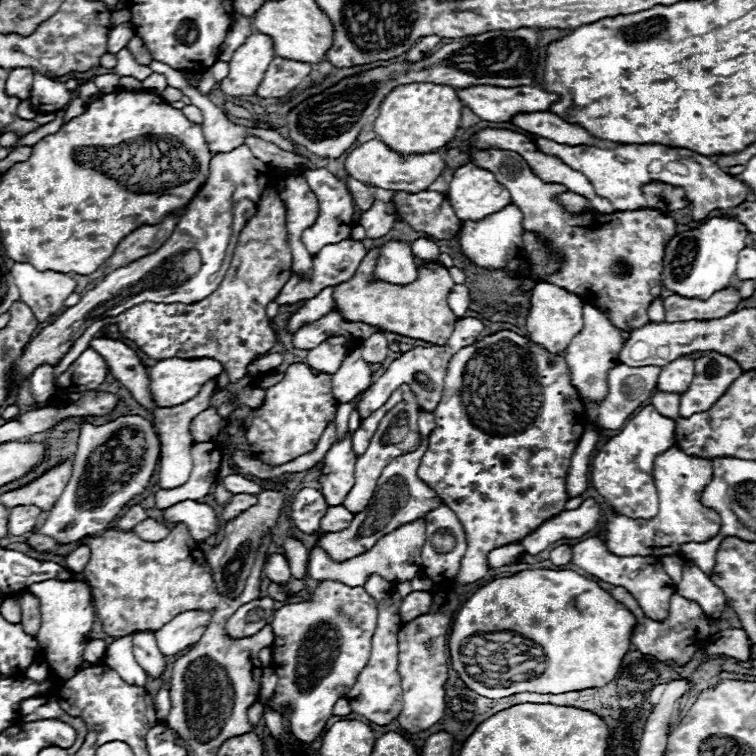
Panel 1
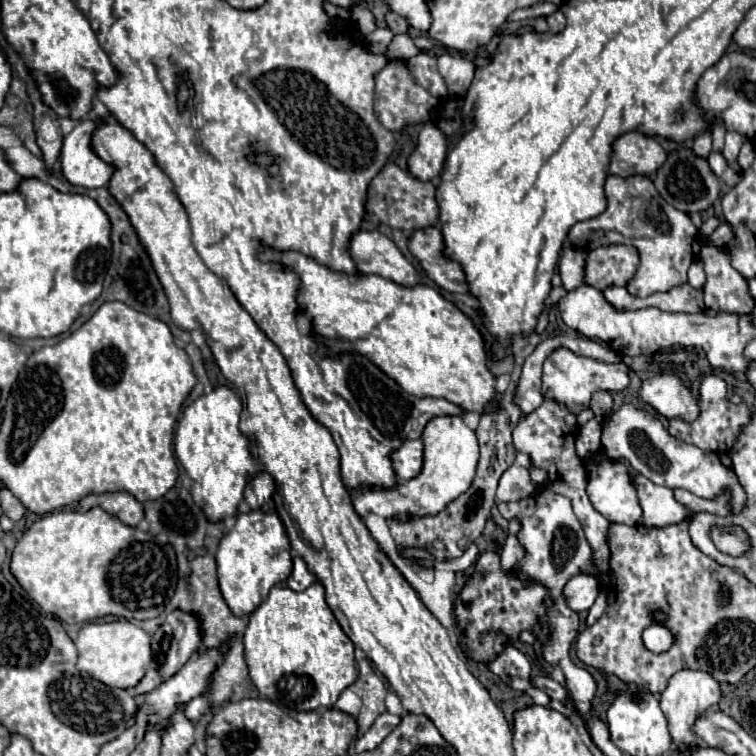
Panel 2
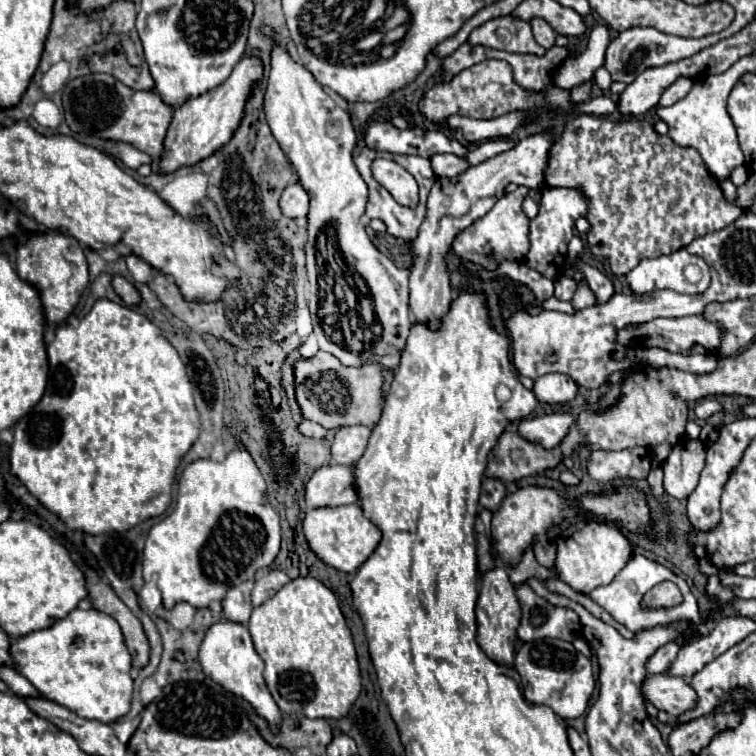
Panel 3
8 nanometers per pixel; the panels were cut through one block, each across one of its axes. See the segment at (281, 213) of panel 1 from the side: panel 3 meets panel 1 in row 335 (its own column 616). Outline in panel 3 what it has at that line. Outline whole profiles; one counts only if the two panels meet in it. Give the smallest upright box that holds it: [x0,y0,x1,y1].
[544,114,744,276]

